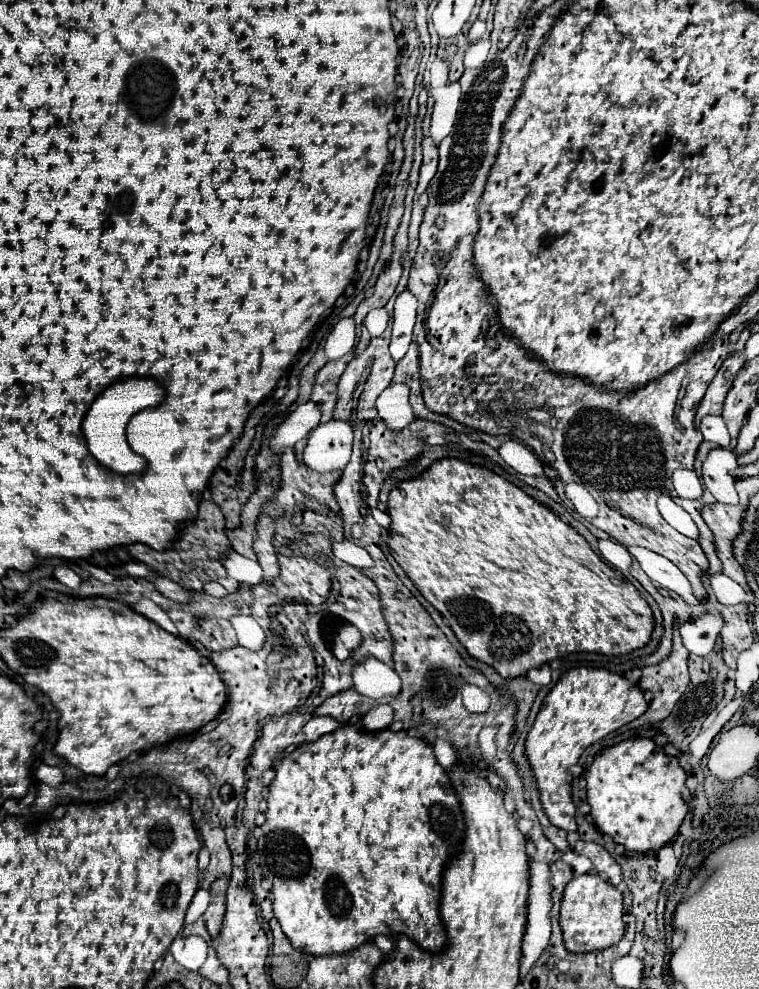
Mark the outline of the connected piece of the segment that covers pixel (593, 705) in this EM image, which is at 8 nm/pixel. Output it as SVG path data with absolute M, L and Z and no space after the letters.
M573 667L563 673L551 693L545 697L541 711L527 735L525 751L537 777L541 803L549 821L565 831L577 831L575 805L571 801L569 769L577 763L585 747L599 741L607 733L637 719L647 709L645 695L639 685L619 673L601 667Z

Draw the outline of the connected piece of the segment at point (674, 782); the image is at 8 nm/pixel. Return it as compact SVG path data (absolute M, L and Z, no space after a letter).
M633 737L603 749L585 771L587 801L597 829L627 851L657 851L679 831L689 811L691 793L685 787L687 773L675 757L663 753L651 739Z

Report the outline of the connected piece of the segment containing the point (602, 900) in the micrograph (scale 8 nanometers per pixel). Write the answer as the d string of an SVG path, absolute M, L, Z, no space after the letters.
M577 875L567 883L563 891L559 925L563 931L565 947L571 953L587 953L611 947L623 937L625 931L623 897L613 885L603 881L599 875Z

